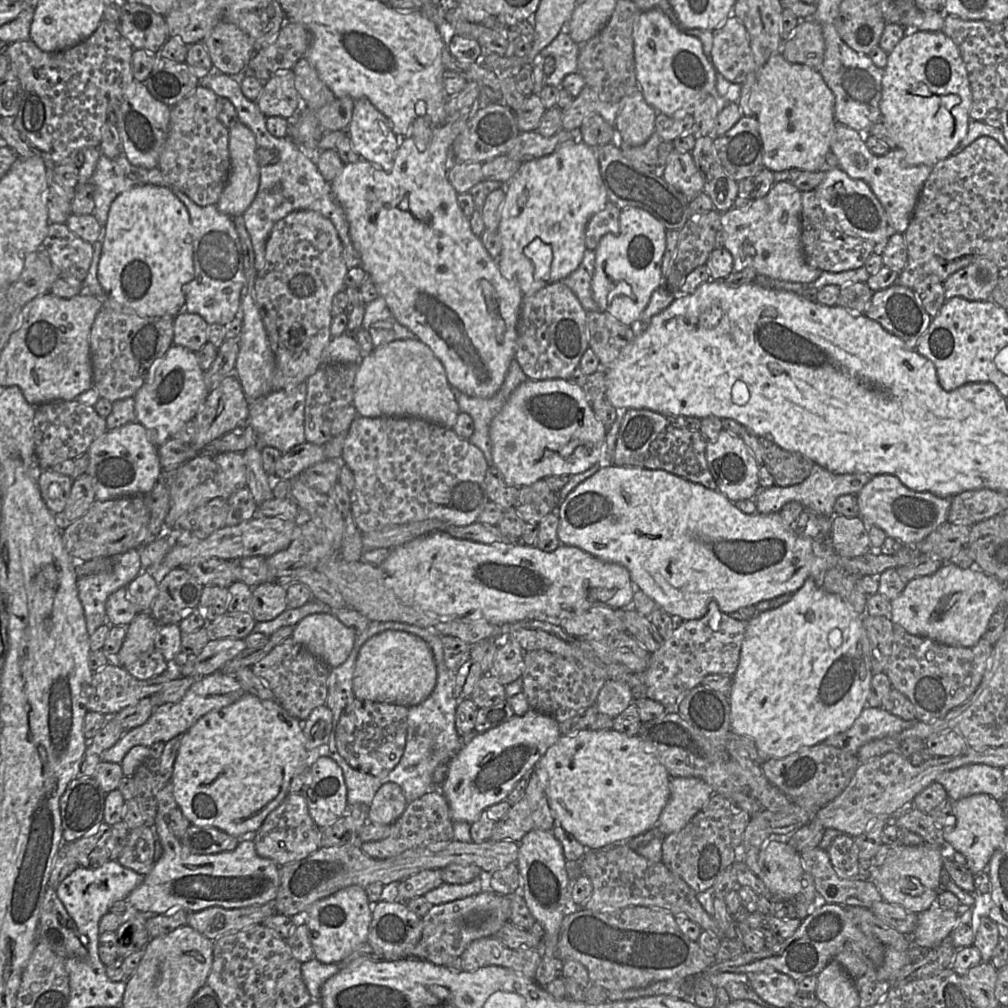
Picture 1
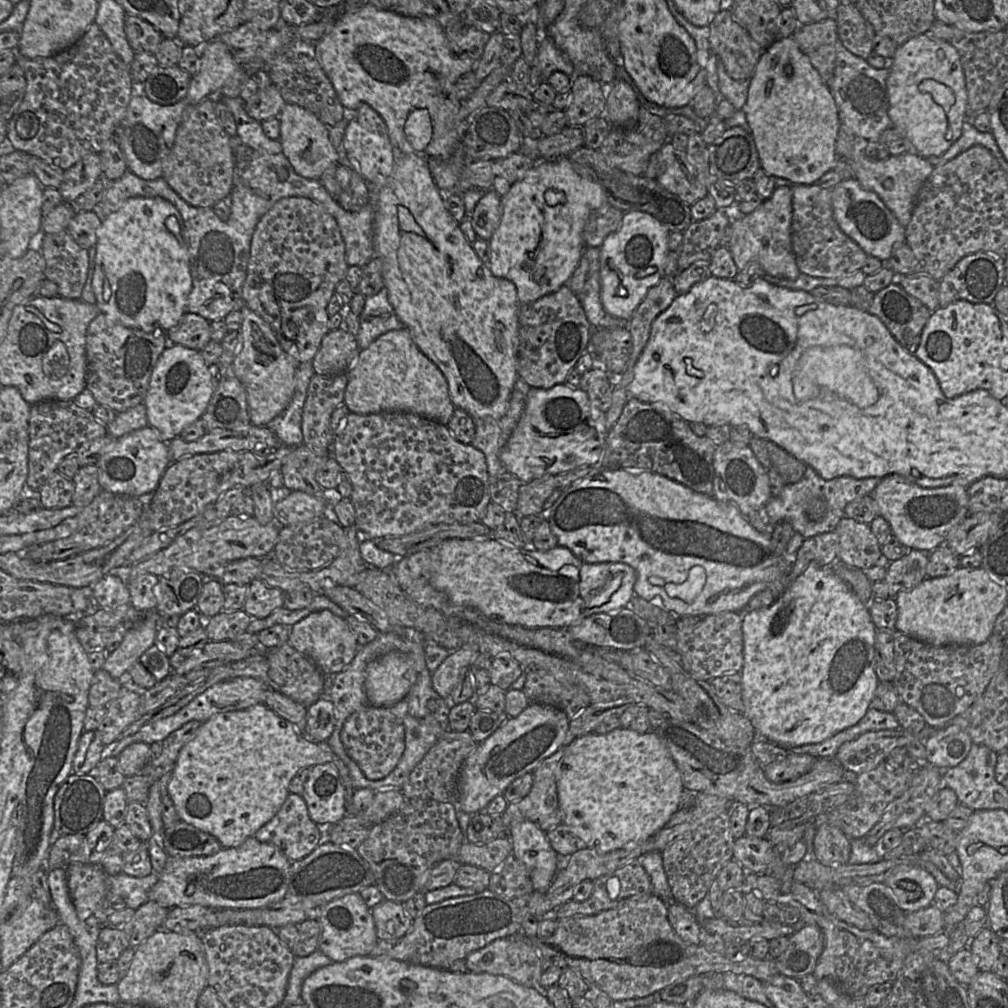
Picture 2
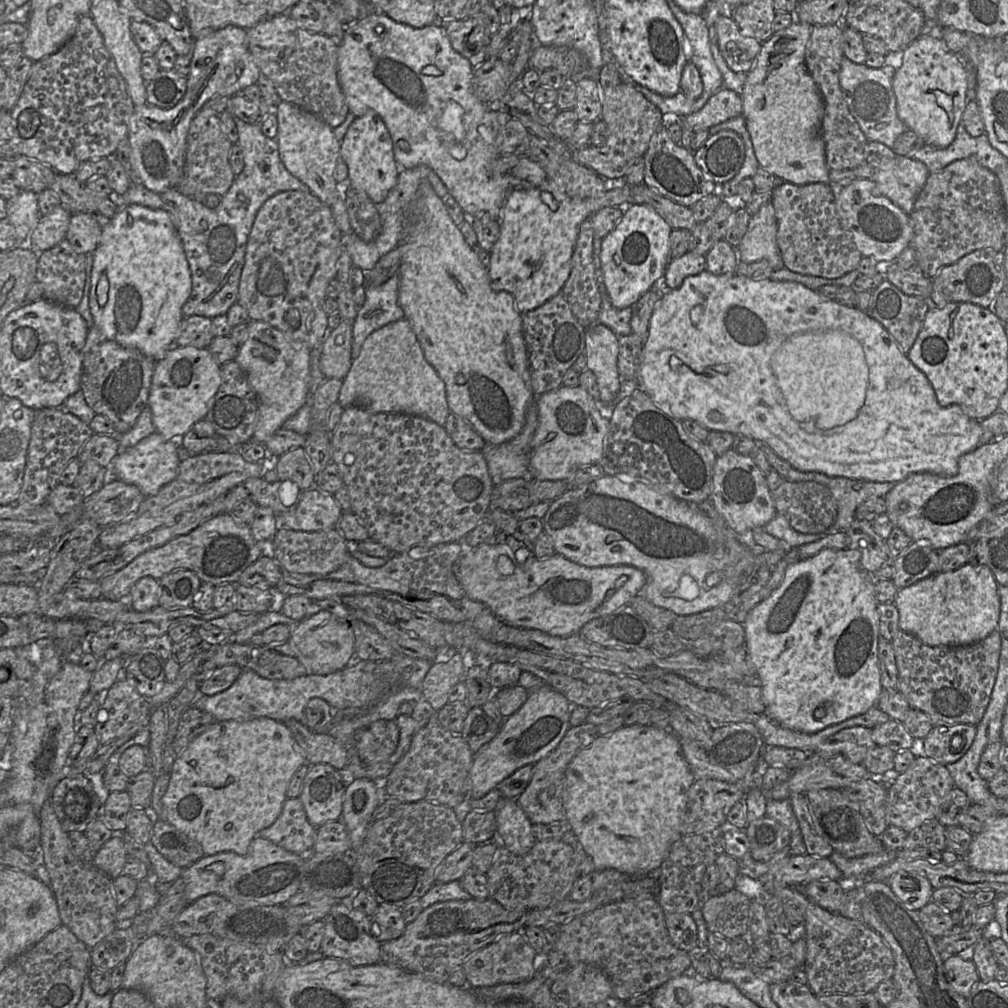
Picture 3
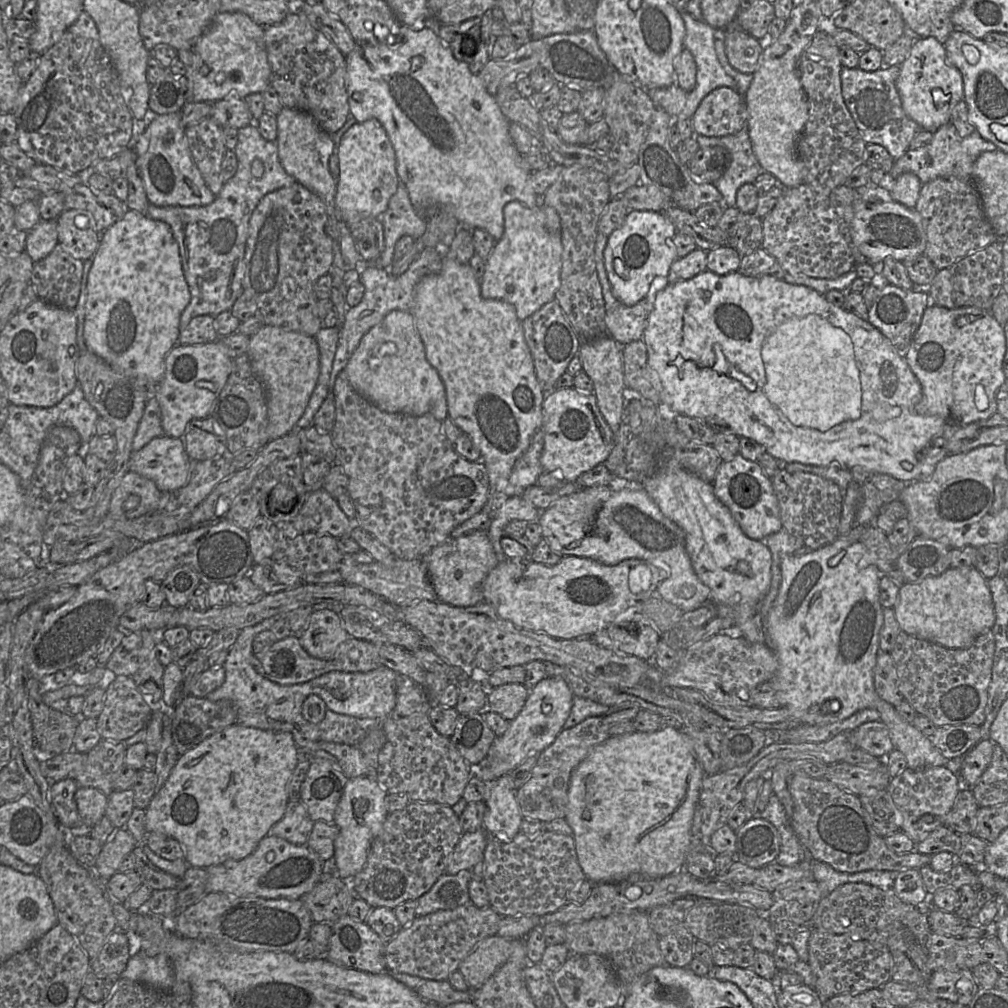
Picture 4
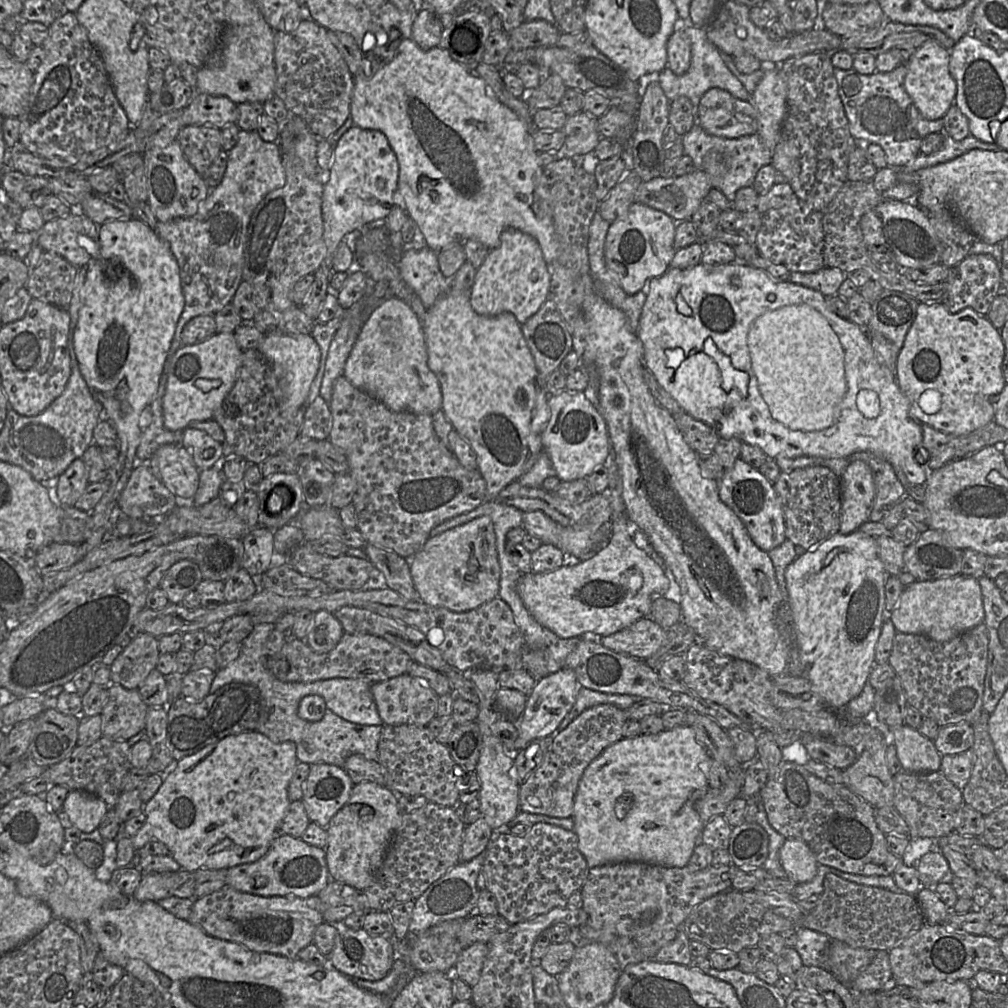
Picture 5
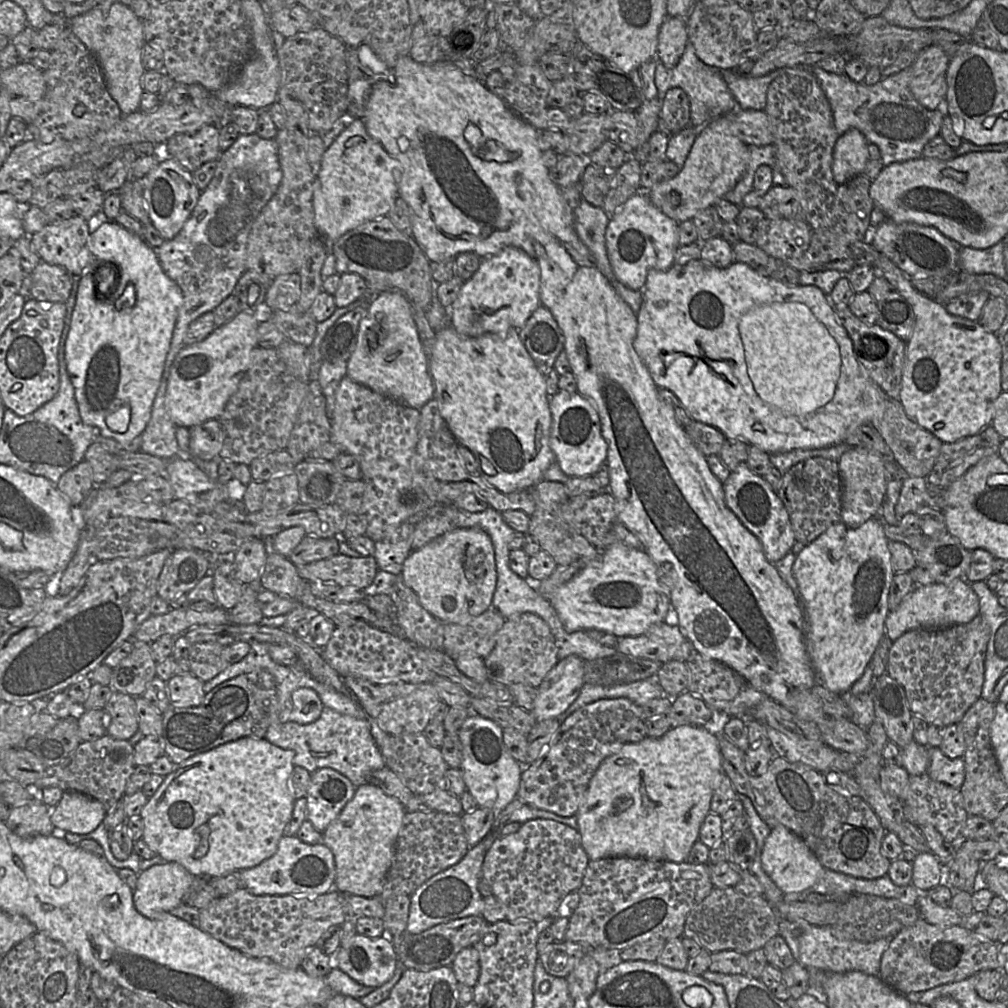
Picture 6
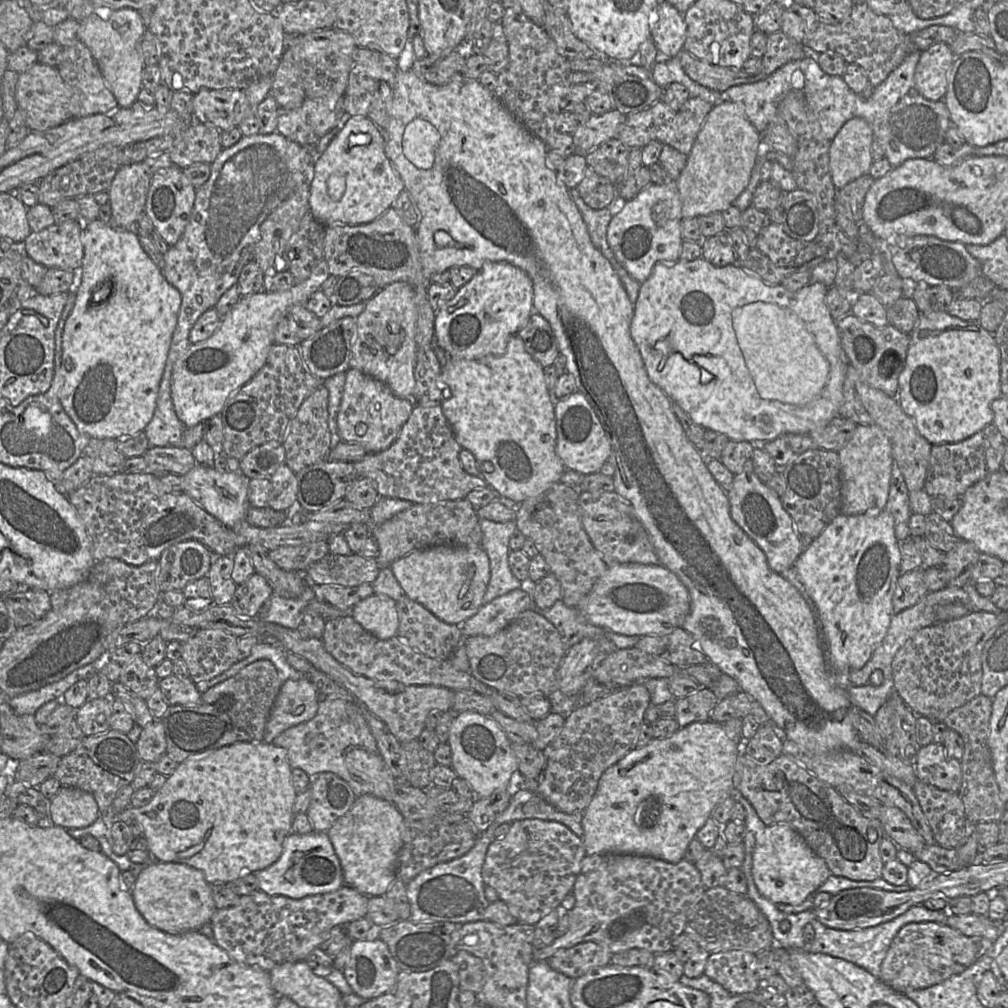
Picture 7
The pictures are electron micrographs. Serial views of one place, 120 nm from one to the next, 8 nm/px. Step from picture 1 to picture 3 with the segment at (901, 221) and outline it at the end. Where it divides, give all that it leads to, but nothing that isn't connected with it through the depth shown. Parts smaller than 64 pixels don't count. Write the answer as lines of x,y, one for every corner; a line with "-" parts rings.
896,155
890,162
874,169
870,180
877,184
882,195
910,215
930,173
927,166
921,161

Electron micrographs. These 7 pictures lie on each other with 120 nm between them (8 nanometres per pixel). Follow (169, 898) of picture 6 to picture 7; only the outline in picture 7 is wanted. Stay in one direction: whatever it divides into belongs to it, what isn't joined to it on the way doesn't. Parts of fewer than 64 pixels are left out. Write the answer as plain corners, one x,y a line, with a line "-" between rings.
150,861
136,878
131,895
137,910
151,926
173,935
198,931
210,923
217,909
203,872
181,863

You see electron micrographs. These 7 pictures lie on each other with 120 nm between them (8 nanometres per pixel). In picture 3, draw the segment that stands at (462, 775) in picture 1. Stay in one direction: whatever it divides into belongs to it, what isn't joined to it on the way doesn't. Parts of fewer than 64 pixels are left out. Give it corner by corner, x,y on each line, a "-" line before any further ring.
546,684
530,692
521,708
506,718
498,734
474,755
468,779
468,798
482,798
517,769
534,765
553,751
571,727
571,706
563,694

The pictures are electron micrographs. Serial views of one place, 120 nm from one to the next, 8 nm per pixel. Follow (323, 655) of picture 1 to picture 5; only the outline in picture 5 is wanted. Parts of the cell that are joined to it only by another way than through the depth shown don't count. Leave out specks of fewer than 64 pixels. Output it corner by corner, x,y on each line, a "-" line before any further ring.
320,610
314,614
313,627
305,642
315,653
324,654
337,646
343,634
342,625
335,615

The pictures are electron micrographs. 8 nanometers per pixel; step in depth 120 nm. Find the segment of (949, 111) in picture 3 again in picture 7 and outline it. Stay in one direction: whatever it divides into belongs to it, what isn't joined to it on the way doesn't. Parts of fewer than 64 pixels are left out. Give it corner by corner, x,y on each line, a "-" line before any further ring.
942,42
921,52
915,69
914,80
919,93
930,101
943,100
948,85
948,72
956,56

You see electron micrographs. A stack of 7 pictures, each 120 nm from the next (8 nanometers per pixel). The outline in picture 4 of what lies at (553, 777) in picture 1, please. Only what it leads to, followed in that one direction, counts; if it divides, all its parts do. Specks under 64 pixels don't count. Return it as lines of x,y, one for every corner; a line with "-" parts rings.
666,727
649,733
635,730
596,745
571,773
564,818
573,830
586,879
595,885
620,882
631,875
661,878
683,871
694,841
691,826
704,777
693,742
681,729

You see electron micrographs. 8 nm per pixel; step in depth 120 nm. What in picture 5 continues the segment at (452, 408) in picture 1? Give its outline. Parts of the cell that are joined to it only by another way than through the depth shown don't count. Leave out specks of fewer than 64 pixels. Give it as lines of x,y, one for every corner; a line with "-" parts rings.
395,297
384,299
370,314
346,361
343,375
355,387
372,395
395,412
432,415
442,410
442,393
436,375
428,367
428,353
421,323
414,311

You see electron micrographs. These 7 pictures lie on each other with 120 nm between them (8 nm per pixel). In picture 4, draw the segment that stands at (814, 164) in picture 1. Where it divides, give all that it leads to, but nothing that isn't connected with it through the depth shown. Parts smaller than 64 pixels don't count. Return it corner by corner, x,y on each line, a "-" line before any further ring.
817,1
794,6
781,35
763,49
758,68
744,95
748,111
748,134
753,152
764,171
771,173
784,187
793,188
805,184
807,170
796,151
797,141
808,120
808,102
798,74
798,62
802,52
810,44
820,27
822,13

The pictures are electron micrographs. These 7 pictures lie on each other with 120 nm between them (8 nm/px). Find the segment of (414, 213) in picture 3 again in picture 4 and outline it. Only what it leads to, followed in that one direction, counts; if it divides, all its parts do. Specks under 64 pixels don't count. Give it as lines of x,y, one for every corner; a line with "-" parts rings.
444,253
442,257
441,270
437,273
424,276
416,286
411,312
414,316
415,328
424,344
426,359
436,369
444,384
448,417
459,429
472,439
480,452
481,461
486,467
488,475
488,501
485,505
485,511
487,511
487,515
490,517
490,520
492,520
493,514
498,511
502,502
509,498
504,495
504,489
516,461
528,448
534,434
542,428
543,422
542,404
545,398
545,392
543,392
536,377
533,358
525,341
522,321
518,319
515,307
512,304
501,300
484,299
481,296
480,280
475,277
469,262
459,263
447,253

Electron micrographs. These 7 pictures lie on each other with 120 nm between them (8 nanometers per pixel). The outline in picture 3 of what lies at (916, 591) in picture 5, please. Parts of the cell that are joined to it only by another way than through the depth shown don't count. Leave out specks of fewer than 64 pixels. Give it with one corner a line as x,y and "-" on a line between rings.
969,563
898,590
894,604
899,612
899,629
928,646
958,647
979,642
997,630
1000,617
998,583
991,570

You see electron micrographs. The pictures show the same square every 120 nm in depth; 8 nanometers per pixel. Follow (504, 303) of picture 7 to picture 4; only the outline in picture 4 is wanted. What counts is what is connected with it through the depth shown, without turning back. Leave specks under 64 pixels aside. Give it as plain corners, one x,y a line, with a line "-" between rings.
519,201
508,202
503,216
504,233
486,260
480,279
481,296
512,304
518,319
523,321
552,301
560,287
561,222
554,208
545,205
529,208

